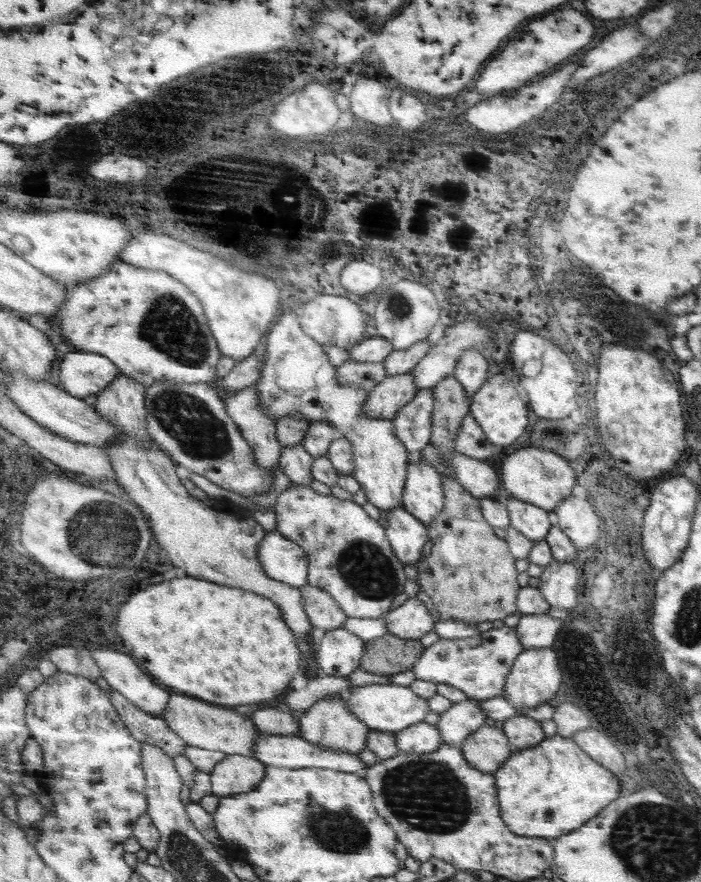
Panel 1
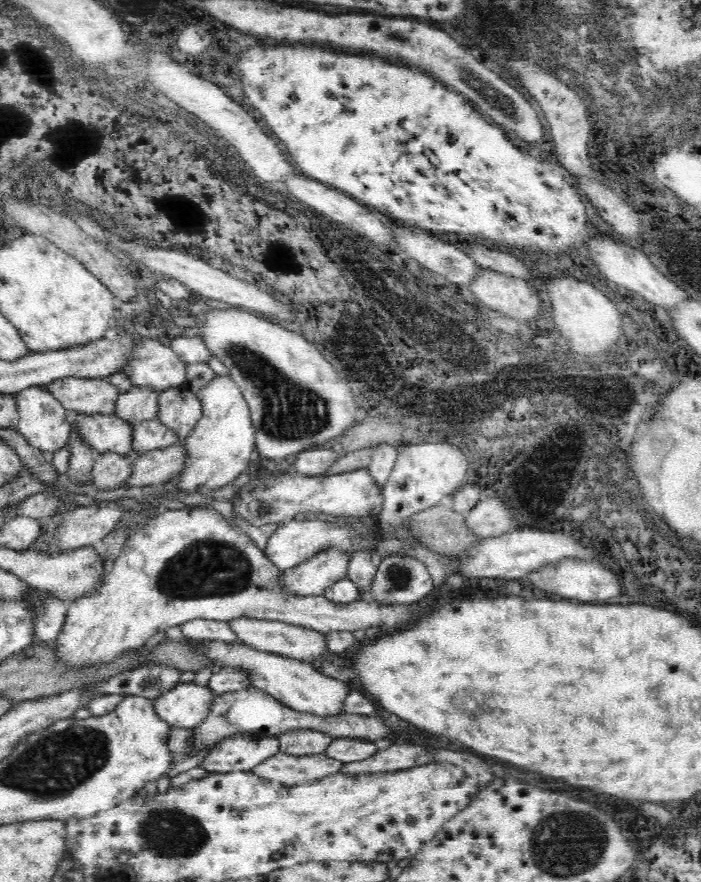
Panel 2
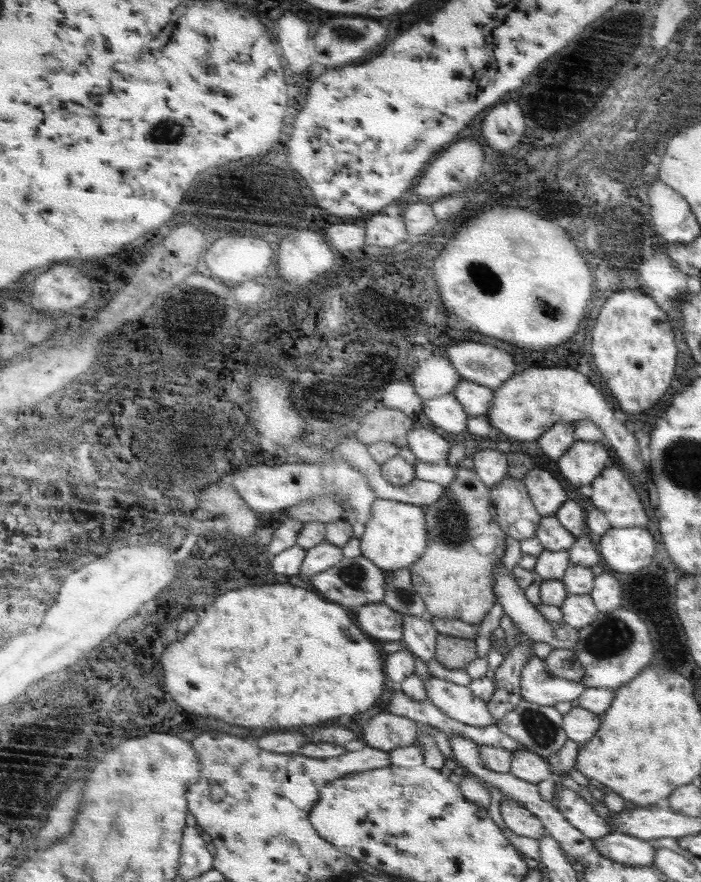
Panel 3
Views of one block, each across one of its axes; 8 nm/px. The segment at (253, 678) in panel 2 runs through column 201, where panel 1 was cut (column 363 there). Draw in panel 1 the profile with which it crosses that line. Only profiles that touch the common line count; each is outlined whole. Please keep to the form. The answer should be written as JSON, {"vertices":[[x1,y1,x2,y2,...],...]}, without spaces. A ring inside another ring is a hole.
{"vertices":[[345,626,327,630,319,644,319,650,315,652,317,666,323,674,347,678,357,668,361,668,365,646,367,642,355,632,349,632]]}

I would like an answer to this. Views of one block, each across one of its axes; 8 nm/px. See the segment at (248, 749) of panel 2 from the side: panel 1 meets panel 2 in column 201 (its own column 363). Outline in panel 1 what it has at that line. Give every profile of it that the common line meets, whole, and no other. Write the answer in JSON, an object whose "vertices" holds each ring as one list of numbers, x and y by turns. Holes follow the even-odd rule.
{"vertices":[[259,732,259,736,255,738,255,756,257,760,261,760,263,764,267,764,267,768,275,766,275,768,289,768,289,770,297,770,297,768,333,768,339,772,359,772,363,768,367,768,355,754,345,754,345,752,331,752,325,748,319,748,315,744,311,744,309,740,297,736,271,736,265,732]]}

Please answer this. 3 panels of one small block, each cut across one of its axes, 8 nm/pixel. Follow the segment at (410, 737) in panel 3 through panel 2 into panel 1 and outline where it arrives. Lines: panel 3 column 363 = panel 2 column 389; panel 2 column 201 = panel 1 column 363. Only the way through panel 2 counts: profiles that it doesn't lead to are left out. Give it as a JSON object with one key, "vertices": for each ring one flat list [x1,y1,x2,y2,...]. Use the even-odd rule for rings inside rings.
{"vertices":[[321,700,317,702,311,710,305,712,305,716,301,716,301,730,299,736,309,740,311,744,331,750,331,752,345,752,345,754,359,754,365,748,369,748,369,734,371,728,367,724,363,724,345,704,345,700]]}

